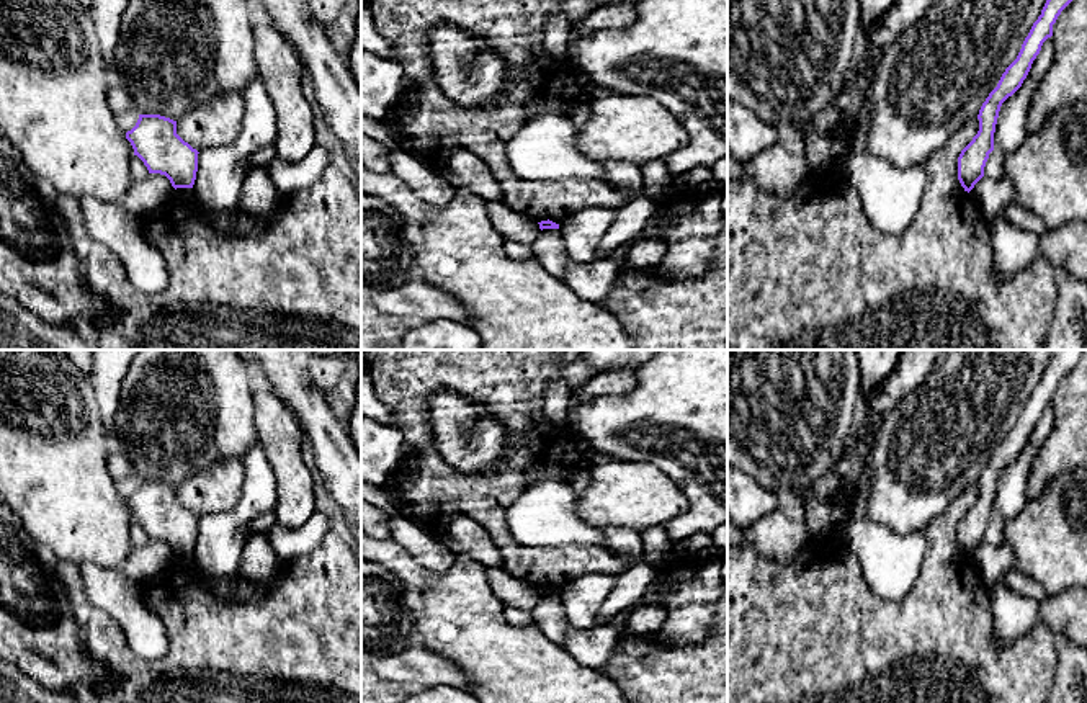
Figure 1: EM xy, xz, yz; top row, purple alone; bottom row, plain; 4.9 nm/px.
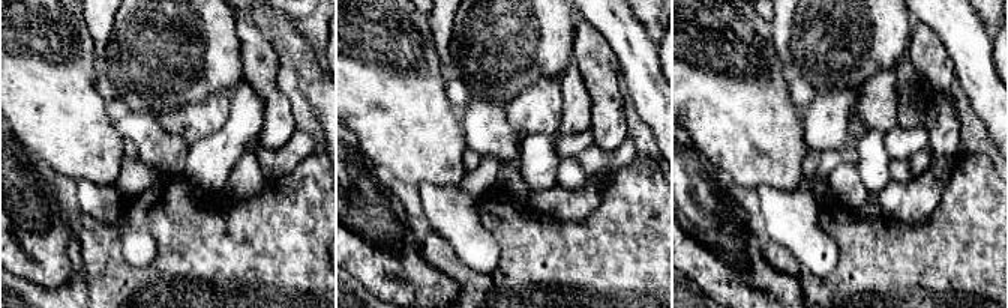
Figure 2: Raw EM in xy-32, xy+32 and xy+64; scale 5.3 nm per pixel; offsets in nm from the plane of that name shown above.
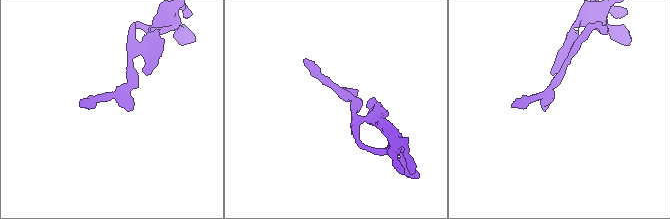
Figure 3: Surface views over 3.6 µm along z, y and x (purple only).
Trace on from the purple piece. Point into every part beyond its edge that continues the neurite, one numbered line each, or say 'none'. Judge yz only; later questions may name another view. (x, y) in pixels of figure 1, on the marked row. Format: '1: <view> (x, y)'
none

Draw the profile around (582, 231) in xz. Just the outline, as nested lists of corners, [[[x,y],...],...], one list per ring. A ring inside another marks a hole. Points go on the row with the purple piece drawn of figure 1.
[[[585,209],[567,216],[559,224],[559,231],[569,258],[575,263],[590,263],[613,219],[615,209]]]

